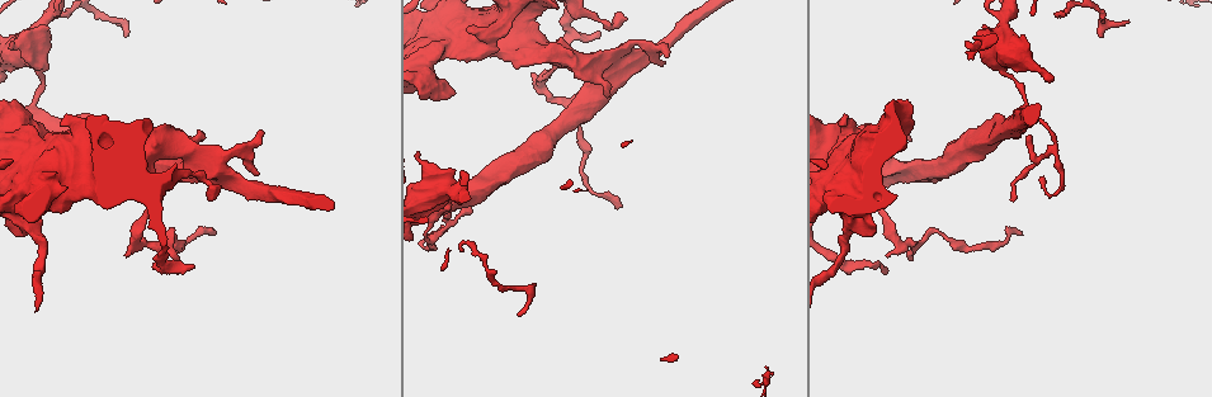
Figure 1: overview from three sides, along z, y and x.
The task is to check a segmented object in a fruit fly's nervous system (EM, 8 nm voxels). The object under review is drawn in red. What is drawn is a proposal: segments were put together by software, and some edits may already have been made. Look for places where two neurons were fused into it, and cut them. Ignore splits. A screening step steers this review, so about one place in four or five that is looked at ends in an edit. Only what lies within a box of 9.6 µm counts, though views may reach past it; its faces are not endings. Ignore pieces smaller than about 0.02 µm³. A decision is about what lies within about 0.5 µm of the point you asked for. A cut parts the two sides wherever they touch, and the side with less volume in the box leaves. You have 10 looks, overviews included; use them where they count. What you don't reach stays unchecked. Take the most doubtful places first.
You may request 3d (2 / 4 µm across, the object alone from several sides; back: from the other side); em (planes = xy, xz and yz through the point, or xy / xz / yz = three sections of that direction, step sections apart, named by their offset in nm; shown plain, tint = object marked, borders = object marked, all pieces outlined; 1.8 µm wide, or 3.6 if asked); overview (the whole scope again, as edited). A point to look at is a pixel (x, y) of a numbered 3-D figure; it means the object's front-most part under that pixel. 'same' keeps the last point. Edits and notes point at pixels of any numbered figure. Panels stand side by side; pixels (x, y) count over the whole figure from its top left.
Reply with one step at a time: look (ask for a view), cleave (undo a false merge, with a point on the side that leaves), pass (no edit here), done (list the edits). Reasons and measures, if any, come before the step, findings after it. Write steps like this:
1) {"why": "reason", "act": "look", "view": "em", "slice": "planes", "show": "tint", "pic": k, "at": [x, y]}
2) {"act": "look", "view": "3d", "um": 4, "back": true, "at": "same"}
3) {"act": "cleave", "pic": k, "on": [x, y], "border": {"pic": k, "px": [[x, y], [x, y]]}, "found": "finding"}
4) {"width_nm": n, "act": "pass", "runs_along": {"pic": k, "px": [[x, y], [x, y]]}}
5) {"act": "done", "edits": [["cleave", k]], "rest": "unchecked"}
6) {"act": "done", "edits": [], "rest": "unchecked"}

{"why": "thin arm on a thick one", "act": "look", "view": "em", "slice": "xz", "step": 4, "show": "tint", "pic": 1, "at": [37, 113]}

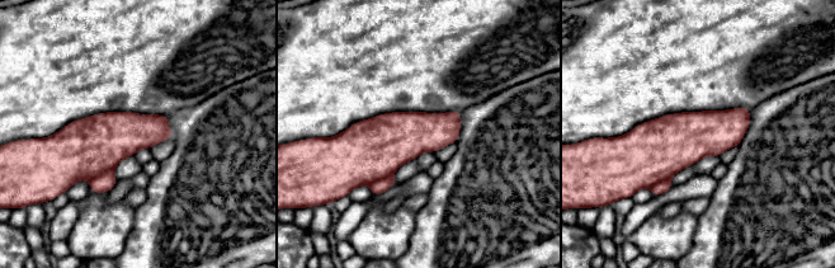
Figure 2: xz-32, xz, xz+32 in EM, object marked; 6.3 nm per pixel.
{"act": "pass", "found": "all the same neuron"}

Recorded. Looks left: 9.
{"why": "abrupt turn", "act": "look", "view": "3d", "um": 4, "pic": 1, "at": [531, 33]}

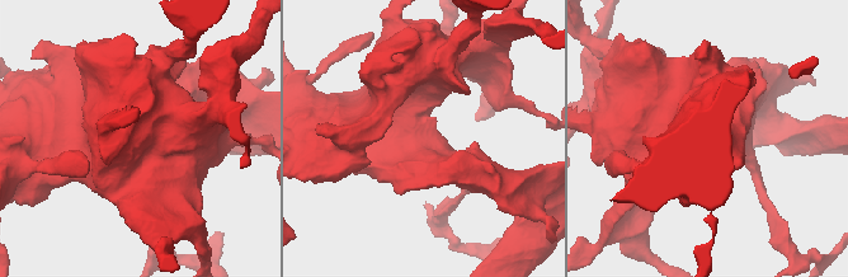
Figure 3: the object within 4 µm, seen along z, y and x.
{"act": "look", "view": "em", "um": 3.6, "slice": "planes", "show": "plain", "pic": 3, "at": [425, 138]}

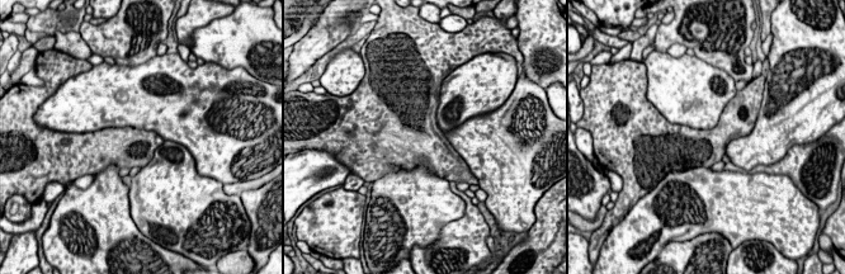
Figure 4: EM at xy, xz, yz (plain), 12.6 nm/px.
{"act": "look", "view": "em", "um": 3.6, "slice": "planes", "show": "tint", "at": "same"}

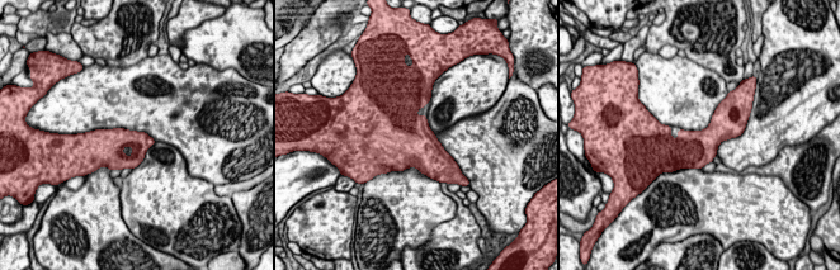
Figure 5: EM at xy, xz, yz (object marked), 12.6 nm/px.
{"act": "pass", "found": "all the same neuron"}

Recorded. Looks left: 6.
{"why": "closes a loop", "act": "look", "view": "em", "um": 3.6, "slice": "planes", "show": "tint", "pic": 1, "at": [851, 218]}

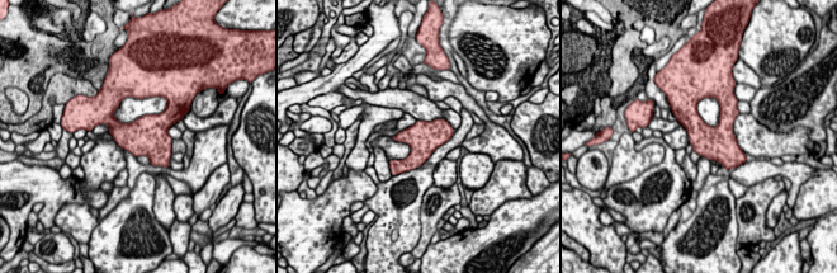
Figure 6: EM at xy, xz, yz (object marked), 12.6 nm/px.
{"width_nm": 420, "act": "pass", "found": "continuous, no second neuron"}

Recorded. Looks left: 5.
{"why": "narrows sharply", "act": "look", "view": "em", "slice": "planes", "show": "plain", "pic": 1, "at": [199, 172]}

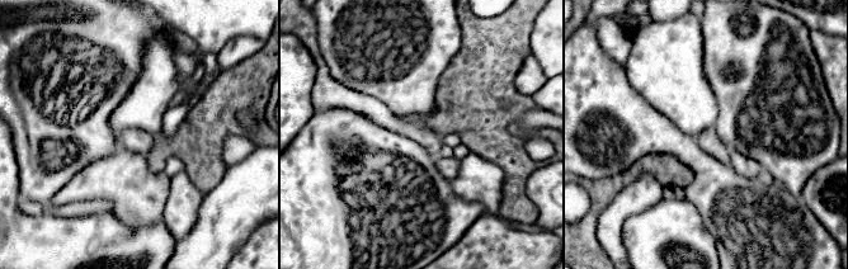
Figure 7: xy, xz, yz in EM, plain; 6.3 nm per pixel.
{"act": "look", "view": "em", "slice": "planes", "show": "tint", "at": "same"}

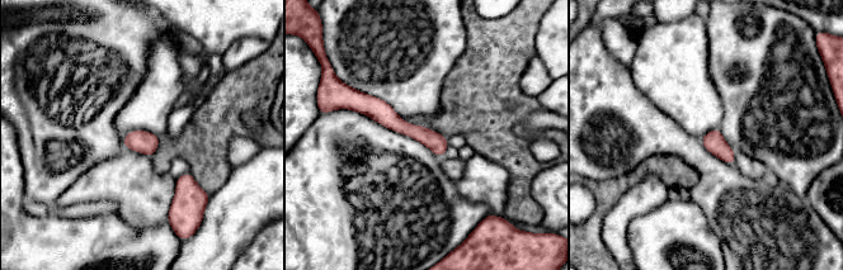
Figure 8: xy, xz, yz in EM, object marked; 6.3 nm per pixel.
{"width_nm": 120, "act": "pass", "runs_along": {"pic": 8, "px": [[362, 96], [441, 154]]}, "found": "continuous, no second neuron"}

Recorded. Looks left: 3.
{"act": "done", "edits": [], "rest": "unchecked"}

